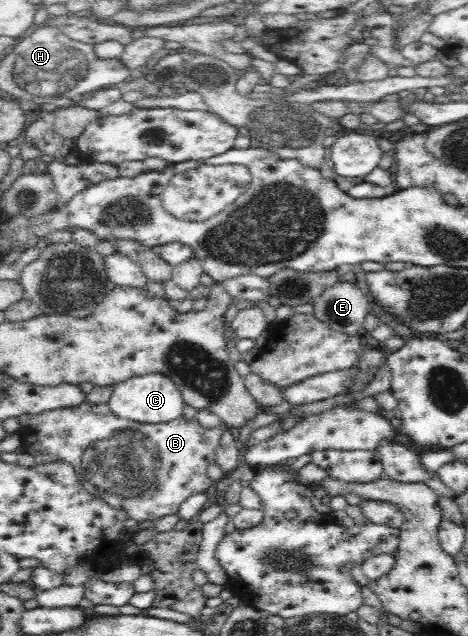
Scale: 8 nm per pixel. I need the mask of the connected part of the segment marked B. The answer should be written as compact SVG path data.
M86 401L75 407L66 407L63 409L46 411L40 413L40 415L34 415L31 417L30 425L20 428L18 434L21 439L23 451L30 453L30 455L34 457L36 464L44 465L44 463L50 461L67 461L76 470L76 476L79 479L79 483L84 487L84 490L88 491L91 495L94 495L94 497L103 499L114 509L124 510L128 518L141 522L155 520L159 517L164 517L164 515L176 514L180 504L183 501L186 501L188 497L191 497L194 494L206 492L214 484L214 481L211 481L208 478L206 468L208 465L215 463L216 451L220 443L220 437L222 437L222 433L226 430L228 430L228 427L224 423L220 423L220 425L214 428L204 429L195 418L185 419L183 416L162 424L140 424L136 421L129 421L116 417L116 415L112 414L108 404L93 405Z

